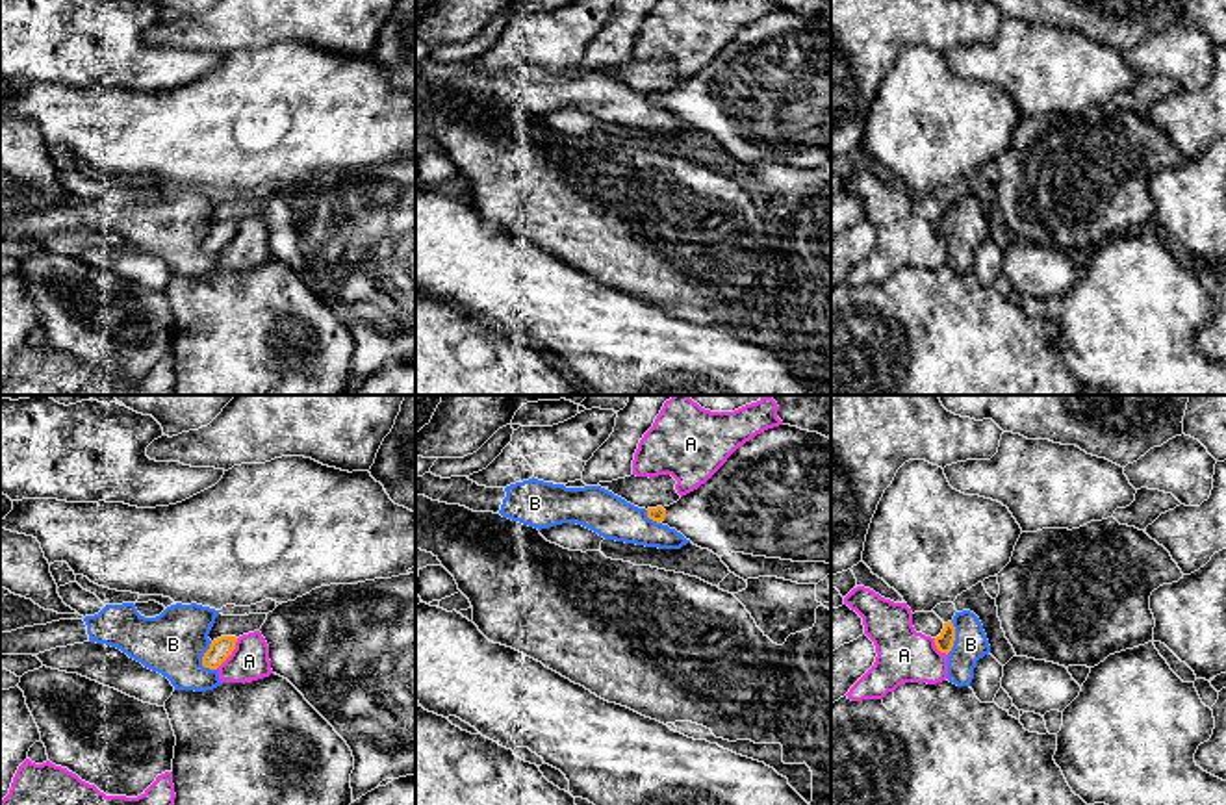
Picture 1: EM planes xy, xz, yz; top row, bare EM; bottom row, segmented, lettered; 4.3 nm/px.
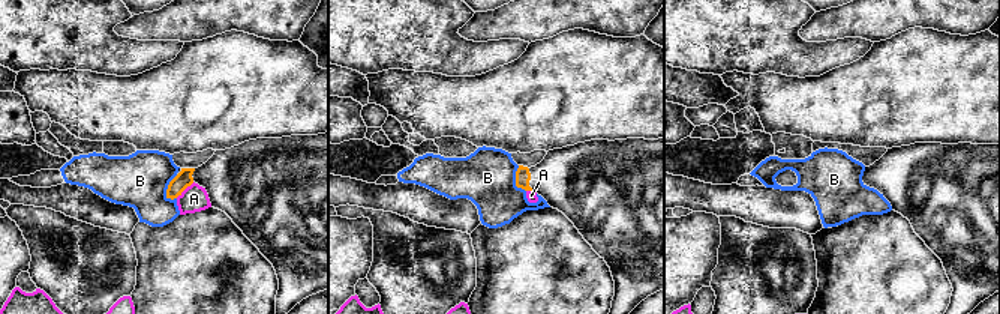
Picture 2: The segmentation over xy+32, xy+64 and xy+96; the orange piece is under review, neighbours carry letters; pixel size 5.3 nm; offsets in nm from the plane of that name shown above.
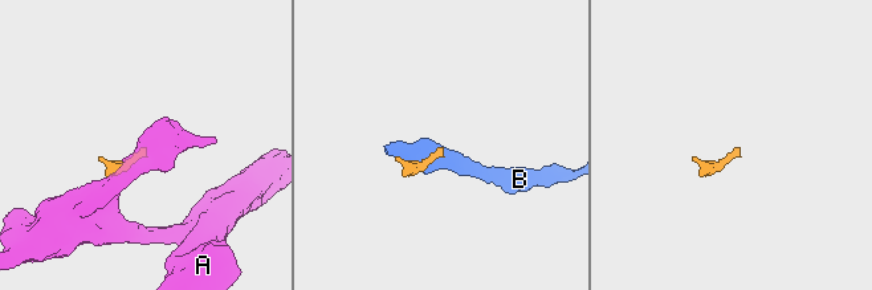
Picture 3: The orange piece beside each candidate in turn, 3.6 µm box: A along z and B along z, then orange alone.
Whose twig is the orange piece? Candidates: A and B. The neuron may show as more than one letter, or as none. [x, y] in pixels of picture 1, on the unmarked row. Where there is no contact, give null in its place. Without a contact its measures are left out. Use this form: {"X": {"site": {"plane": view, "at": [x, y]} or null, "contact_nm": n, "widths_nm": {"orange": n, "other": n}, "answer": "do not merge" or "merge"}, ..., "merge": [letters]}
{"A": {"site": {"plane": "xy", "at": [230, 238]}, "contact_nm": 170, "widths_nm": {"orange": 100, "other": 170}, "answer": "do not merge"}, "B": {"site": {"plane": "xy", "at": [203, 245]}, "contact_nm": 130, "widths_nm": {"orange": 100, "other": 280}, "answer": "do not merge"}, "merge": []}

